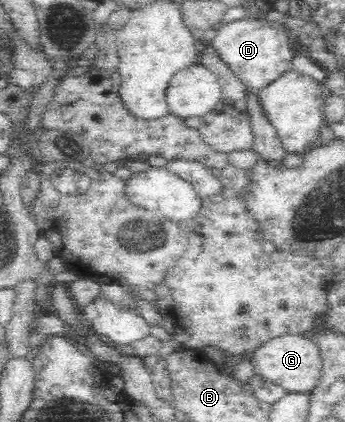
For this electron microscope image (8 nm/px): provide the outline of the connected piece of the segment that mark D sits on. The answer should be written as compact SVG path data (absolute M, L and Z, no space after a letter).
M246 18L222 24L217 28L216 36L207 43L250 94L259 93L284 73L293 70L292 60L296 52L289 33L285 28L268 27L260 20Z

